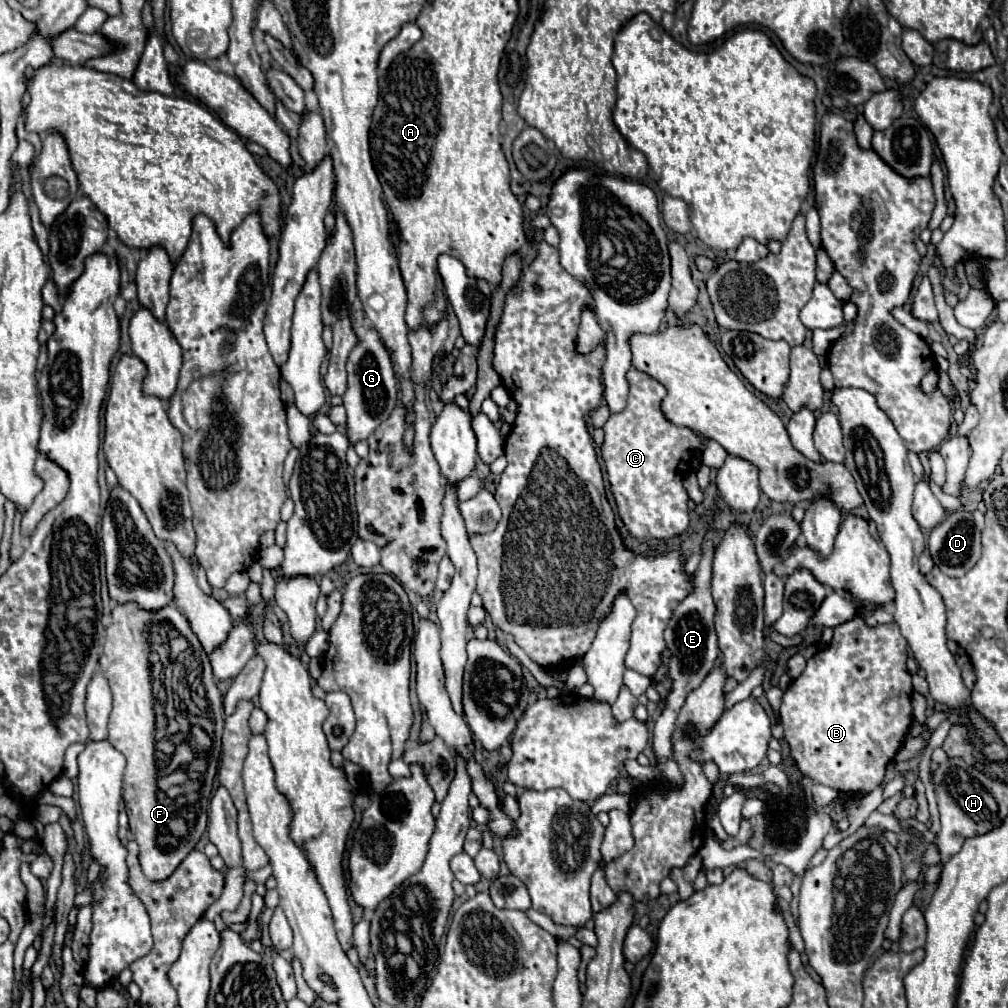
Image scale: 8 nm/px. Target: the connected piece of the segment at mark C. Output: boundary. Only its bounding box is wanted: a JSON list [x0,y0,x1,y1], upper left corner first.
[602,367,700,541]

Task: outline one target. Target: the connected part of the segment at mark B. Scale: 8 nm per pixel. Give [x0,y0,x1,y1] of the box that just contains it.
[782,617,912,795]

